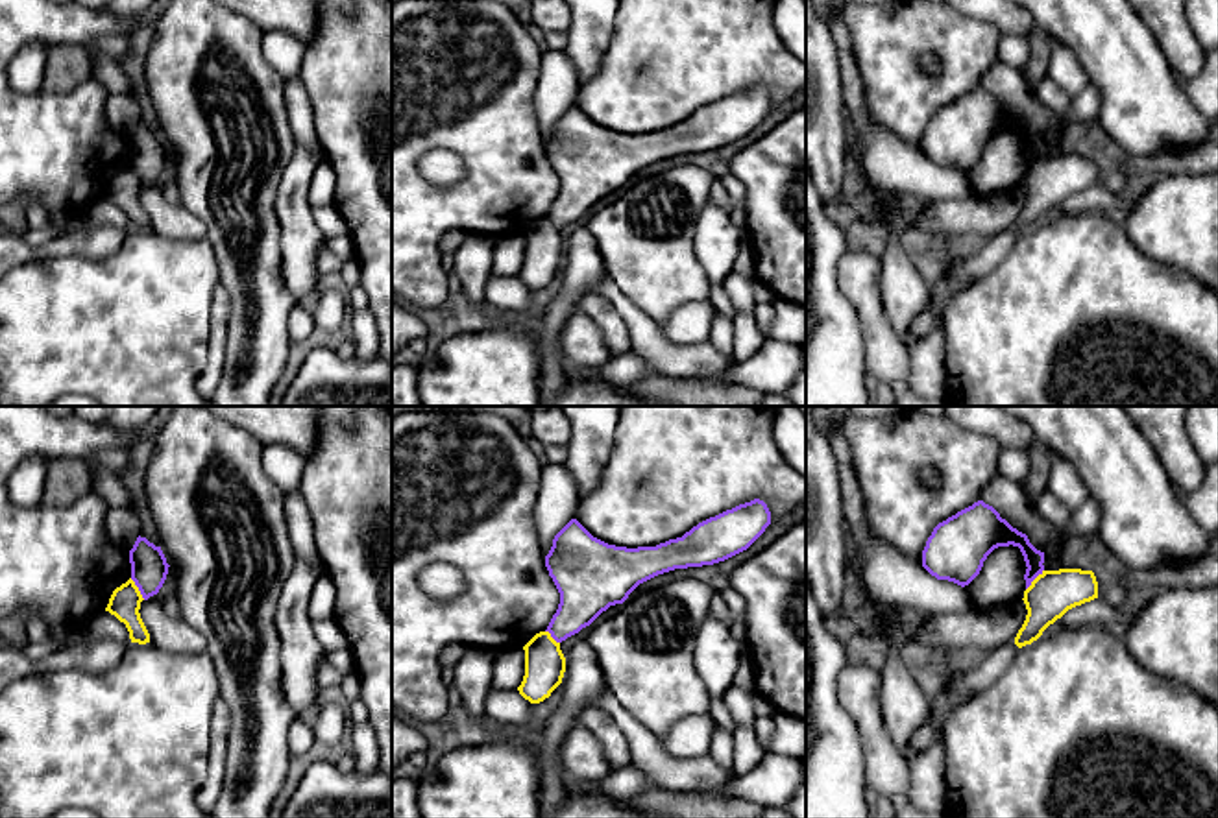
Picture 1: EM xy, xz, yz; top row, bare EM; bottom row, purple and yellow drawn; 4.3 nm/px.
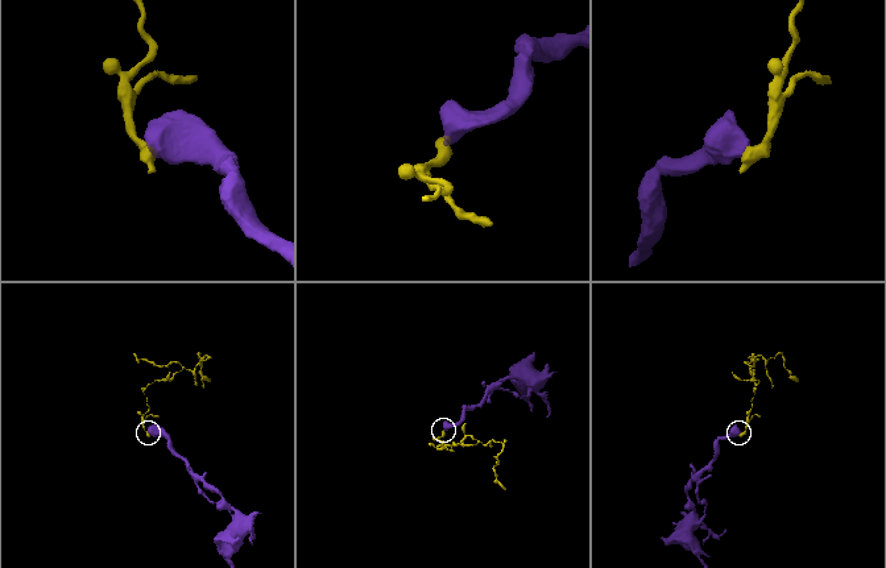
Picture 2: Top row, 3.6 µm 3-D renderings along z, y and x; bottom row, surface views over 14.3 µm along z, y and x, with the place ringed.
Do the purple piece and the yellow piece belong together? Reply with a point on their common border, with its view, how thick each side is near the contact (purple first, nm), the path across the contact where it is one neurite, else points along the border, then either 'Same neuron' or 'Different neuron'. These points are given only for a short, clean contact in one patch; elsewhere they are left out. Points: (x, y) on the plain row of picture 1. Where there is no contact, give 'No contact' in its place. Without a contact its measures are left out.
Touches purple at xy (139, 176). Thickness 160 nm (purple) against 140 nm. Boundary: xy (130, 165), (145, 185). Different neuron

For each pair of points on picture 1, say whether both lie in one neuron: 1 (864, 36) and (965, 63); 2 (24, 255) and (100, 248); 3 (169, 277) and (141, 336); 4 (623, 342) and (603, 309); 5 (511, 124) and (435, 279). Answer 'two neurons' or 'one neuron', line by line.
1: one neuron
2: one neuron
3: one neuron
4: one neuron
5: one neuron

